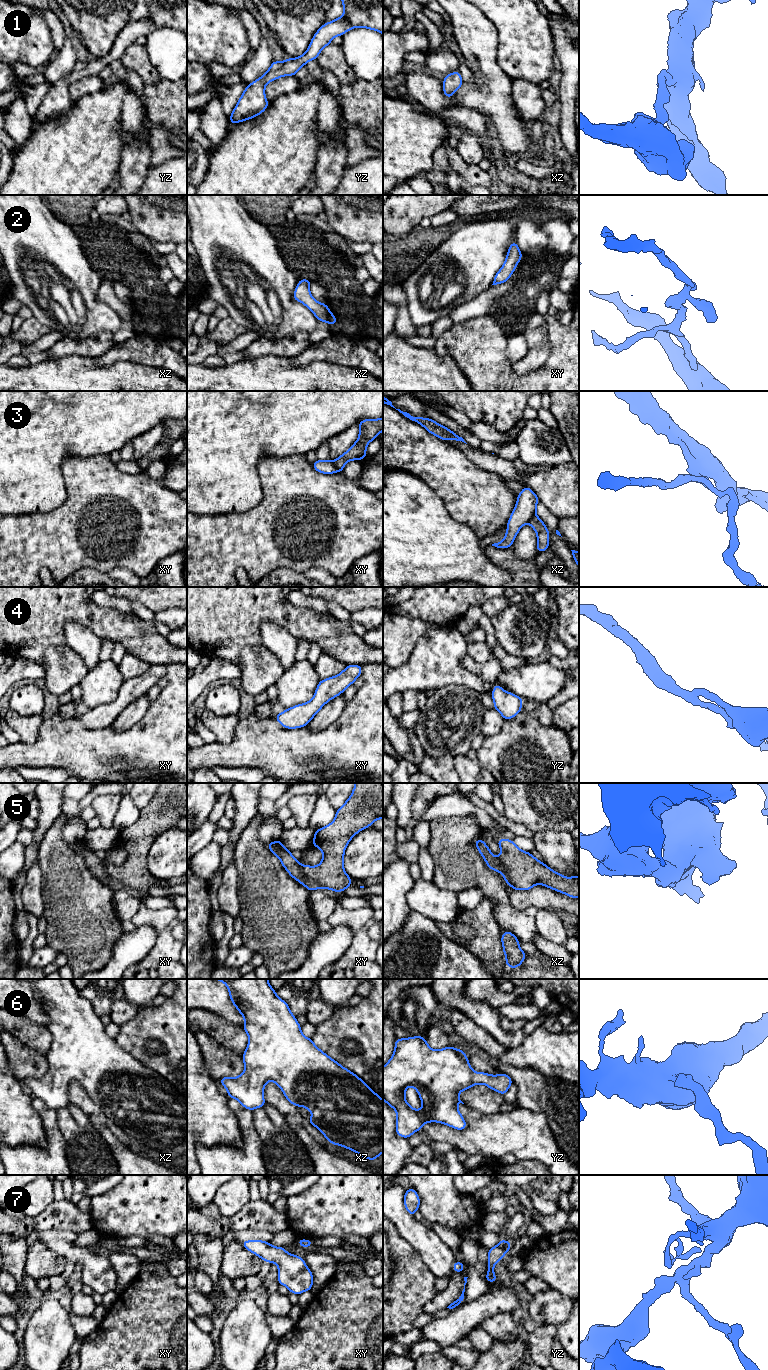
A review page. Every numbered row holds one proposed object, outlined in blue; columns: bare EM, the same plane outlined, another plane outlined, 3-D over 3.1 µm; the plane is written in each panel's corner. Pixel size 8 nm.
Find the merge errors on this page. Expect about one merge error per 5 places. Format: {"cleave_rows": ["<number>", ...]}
{"cleave_rows": ["3"]}

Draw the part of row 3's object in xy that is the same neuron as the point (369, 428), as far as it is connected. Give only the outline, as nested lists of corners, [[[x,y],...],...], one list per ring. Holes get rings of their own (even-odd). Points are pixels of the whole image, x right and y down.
[[[383,417],[380,419],[365,419],[359,424],[357,441],[334,462],[338,472],[342,473],[345,464],[351,460],[362,460],[367,457],[366,447],[377,435],[383,431]]]

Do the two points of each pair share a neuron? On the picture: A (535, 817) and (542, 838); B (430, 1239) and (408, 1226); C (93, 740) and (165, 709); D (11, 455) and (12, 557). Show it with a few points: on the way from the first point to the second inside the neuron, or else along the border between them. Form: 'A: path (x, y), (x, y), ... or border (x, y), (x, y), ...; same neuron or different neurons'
A: border (564, 831), (539, 830), (534, 833); different neurons
B: path (425, 1239), (413, 1231); same neuron
C: path (111, 740), (136, 740), (149, 727); same neuron
D: border (35, 512), (10, 515); different neurons

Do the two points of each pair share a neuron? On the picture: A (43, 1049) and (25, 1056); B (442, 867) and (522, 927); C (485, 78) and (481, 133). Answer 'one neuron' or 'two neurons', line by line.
A: two neurons
B: one neuron
C: two neurons

